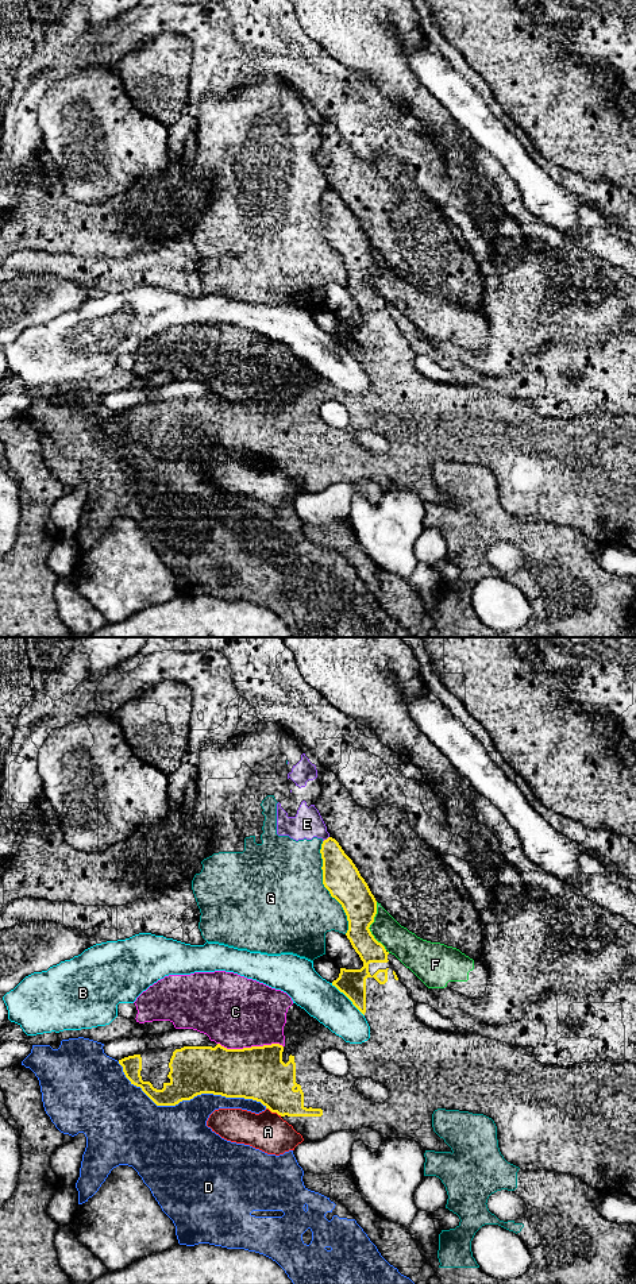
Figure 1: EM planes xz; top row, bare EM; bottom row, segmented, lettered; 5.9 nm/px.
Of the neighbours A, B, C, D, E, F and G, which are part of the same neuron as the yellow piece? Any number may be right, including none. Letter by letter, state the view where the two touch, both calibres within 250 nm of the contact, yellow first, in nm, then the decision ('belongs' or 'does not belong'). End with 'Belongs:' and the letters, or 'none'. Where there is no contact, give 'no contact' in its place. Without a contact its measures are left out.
A: contact in xz; calibres 320 and 240 nm; does not belong
B: contact in xz; calibres 160 and 220 nm; does not belong
C: contact in xz; calibres 320 and 420 nm; does not belong
D: contact in xz; calibres 280 and 400 nm; does not belong
E: contact in xz; calibres 220 and 170 nm; does not belong
F: contact in xz; calibres 200 and 180 nm; does not belong
G: contact in xz; calibres 220 and 500 nm; does not belong
Belongs: none

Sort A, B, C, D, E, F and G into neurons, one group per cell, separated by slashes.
A / B / C / D / E G / F

